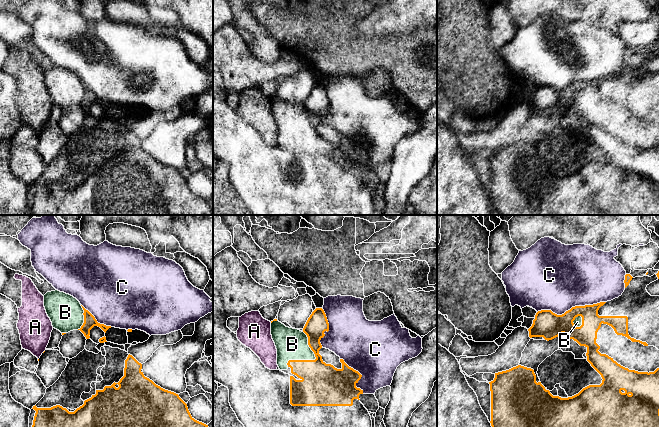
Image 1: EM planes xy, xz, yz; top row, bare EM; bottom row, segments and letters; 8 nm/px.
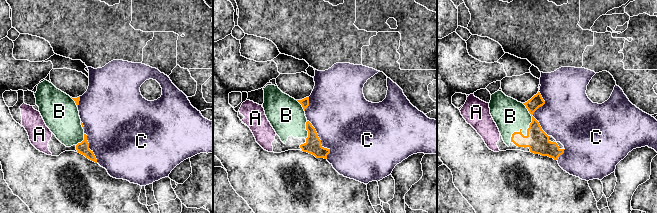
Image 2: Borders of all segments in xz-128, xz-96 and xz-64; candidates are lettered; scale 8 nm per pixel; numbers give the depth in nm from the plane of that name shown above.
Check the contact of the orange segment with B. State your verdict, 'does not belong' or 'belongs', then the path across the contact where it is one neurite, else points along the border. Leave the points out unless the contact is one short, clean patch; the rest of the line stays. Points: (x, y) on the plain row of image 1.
does not belong

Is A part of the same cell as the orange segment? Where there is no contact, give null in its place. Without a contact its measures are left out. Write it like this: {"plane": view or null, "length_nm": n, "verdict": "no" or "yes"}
{"plane": null, "verdict": "no"}

